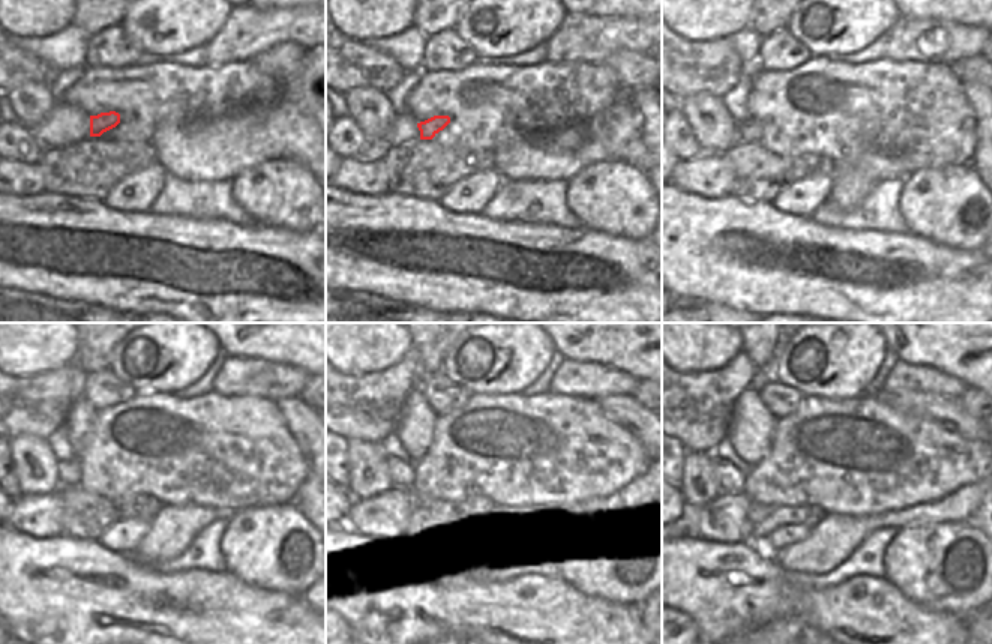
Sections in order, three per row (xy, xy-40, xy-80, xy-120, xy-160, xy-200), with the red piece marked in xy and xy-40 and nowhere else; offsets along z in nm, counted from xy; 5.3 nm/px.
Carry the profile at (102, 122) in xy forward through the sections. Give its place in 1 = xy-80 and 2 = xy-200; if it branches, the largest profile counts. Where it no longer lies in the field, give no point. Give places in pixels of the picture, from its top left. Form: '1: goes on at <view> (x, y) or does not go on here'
1: goes on at xy-80 (749, 131)
2: goes on at xy-200 (730, 481)

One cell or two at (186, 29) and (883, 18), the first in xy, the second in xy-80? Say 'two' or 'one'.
one

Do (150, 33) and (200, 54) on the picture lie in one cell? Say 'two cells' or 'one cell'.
two cells

